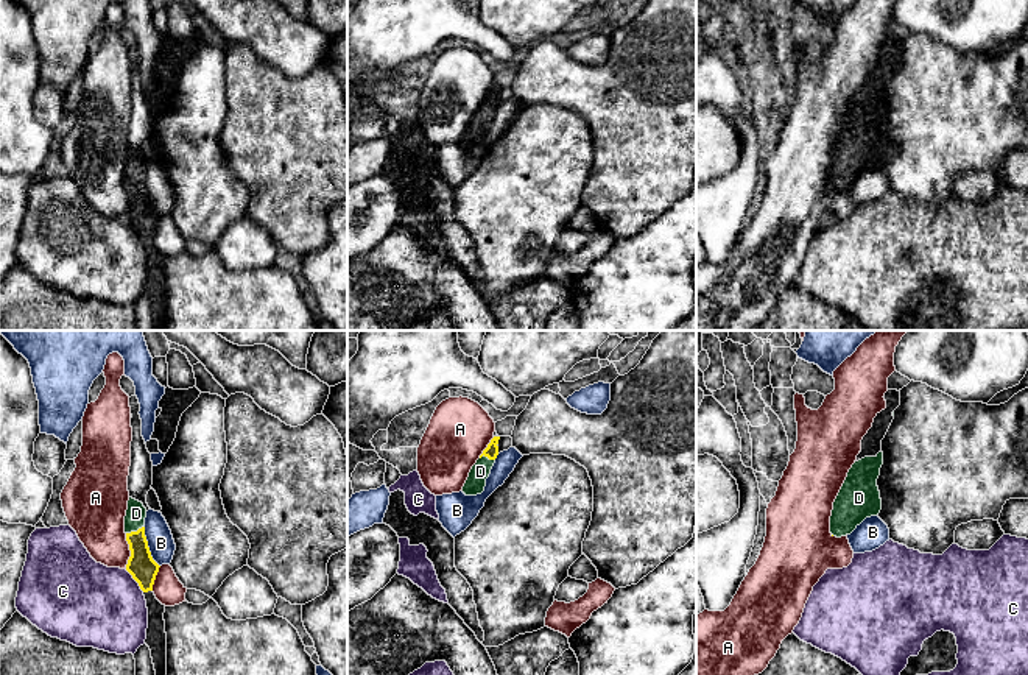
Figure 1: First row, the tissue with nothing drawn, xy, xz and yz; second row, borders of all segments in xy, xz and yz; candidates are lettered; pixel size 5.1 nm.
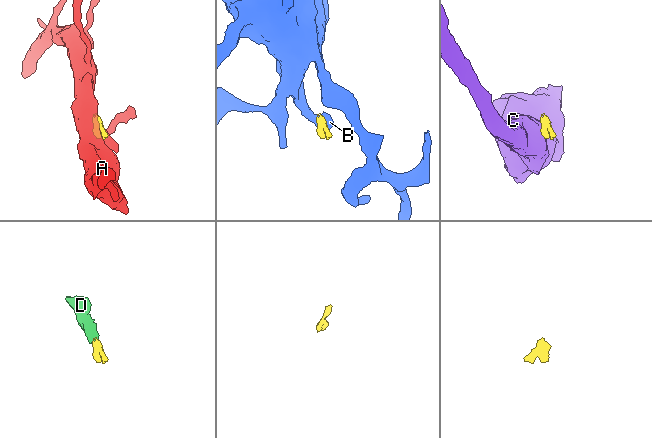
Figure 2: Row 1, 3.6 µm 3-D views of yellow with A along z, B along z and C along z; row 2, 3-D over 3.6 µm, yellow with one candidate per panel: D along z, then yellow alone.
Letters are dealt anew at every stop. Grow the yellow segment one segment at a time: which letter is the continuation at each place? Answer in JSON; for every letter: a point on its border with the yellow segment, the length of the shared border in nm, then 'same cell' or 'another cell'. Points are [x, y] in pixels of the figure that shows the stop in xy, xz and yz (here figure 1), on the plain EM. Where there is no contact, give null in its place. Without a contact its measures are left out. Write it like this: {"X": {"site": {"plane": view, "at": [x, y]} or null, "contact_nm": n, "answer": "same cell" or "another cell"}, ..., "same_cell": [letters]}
{"A": {"site": {"plane": "xy", "at": [130, 200]}, "contact_nm": 180, "answer": "another cell"}, "B": {"site": {"plane": "xy", "at": [147, 197]}, "contact_nm": 240, "answer": "another cell"}, "C": {"site": {"plane": "xy", "at": [134, 229]}, "contact_nm": 160, "answer": "another cell"}, "D": {"site": {"plane": "xy", "at": [134, 183]}, "contact_nm": 100, "answer": "same cell"}, "same_cell": ["D"]}

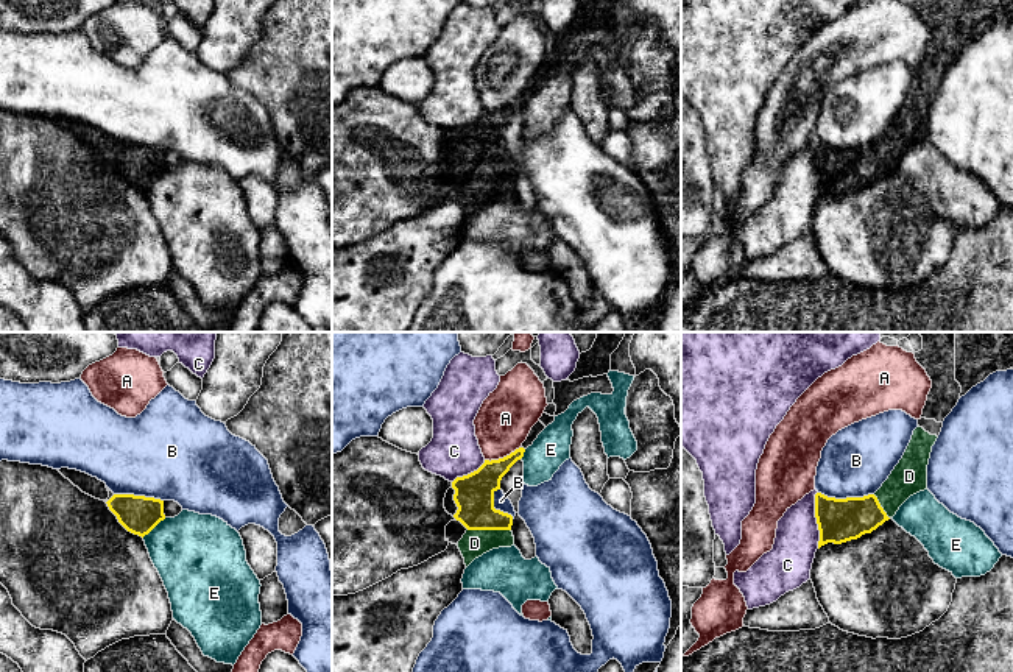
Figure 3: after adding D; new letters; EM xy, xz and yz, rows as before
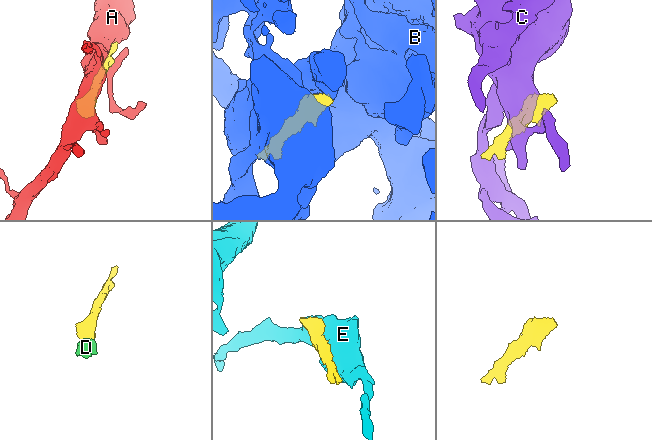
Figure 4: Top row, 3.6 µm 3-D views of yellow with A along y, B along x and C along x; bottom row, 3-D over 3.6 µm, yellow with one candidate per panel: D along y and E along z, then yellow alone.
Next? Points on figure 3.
{"A": {"site": {"plane": "xz", "at": [504, 108]}, "contact_nm": 200, "answer": "another cell"}, "B": {"site": {"plane": "yz", "at": [847, 148]}, "contact_nm": 280, "answer": "another cell"}, "C": {"site": {"plane": "yz", "at": [817, 170]}, "contact_nm": 300, "answer": "another cell"}, "D": {"site": {"plane": "xz", "at": [490, 180]}, "contact_nm": 220, "answer": "same cell"}, "E": {"site": {"plane": "xy", "at": [153, 178]}, "contact_nm": 160, "answer": "another cell"}, "same_cell": ["D"]}

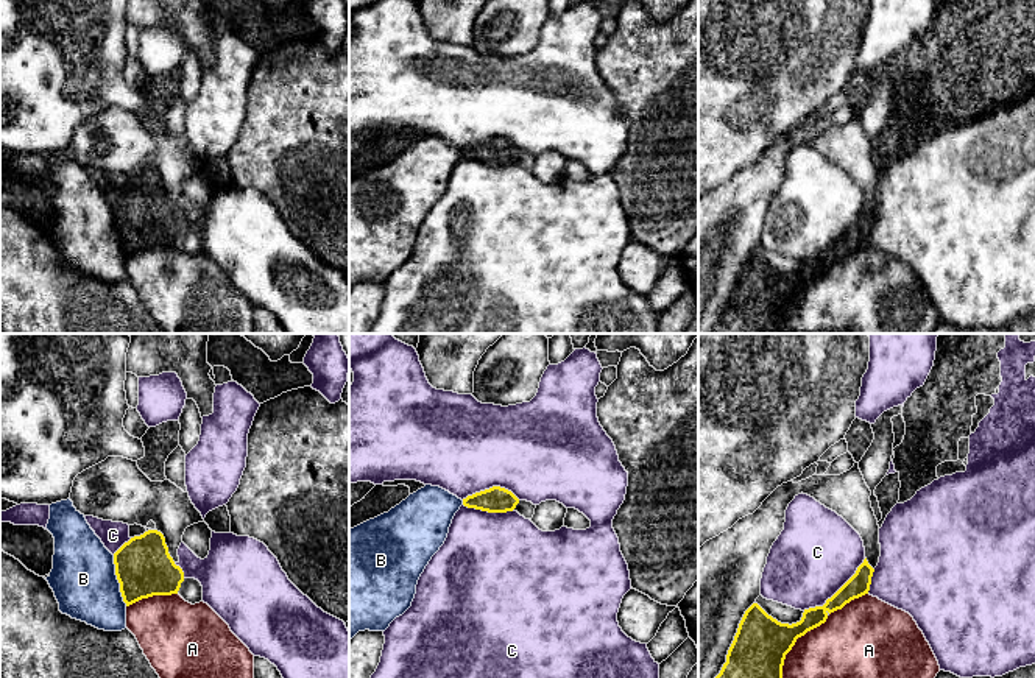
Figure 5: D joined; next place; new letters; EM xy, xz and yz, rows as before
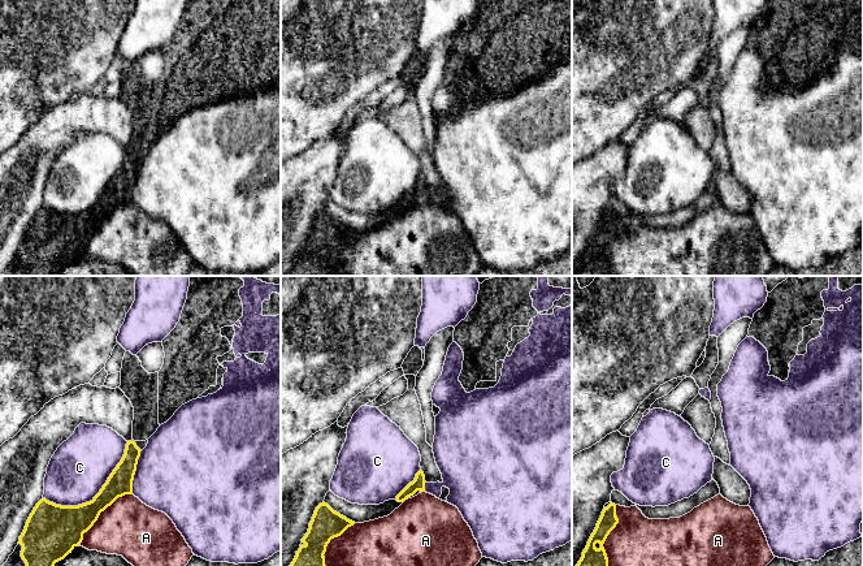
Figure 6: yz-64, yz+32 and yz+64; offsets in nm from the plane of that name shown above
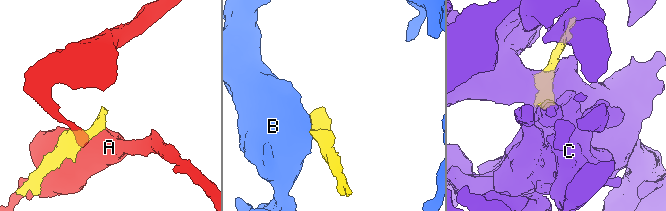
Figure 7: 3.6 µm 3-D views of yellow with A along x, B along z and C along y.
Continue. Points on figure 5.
{"A": {"site": {"plane": "yz", "at": [811, 279]}, "contact_nm": 650, "answer": "another cell"}, "B": {"site": {"plane": "xy", "at": [117, 229]}, "contact_nm": 280, "answer": "another cell"}, "C": {"site": {"plane": "yz", "at": [837, 242]}, "contact_nm": 420, "answer": "another cell"}, "same_cell": []}

